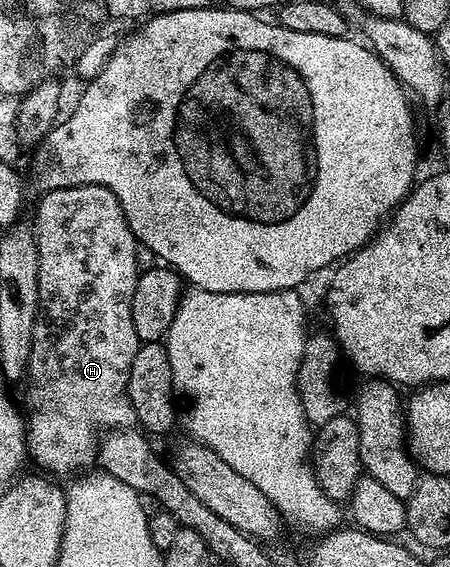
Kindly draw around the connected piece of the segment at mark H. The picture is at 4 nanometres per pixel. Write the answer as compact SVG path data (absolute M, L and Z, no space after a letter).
M85 184L79 188L46 190L41 195L42 201L38 204L38 213L32 217L34 237L38 247L38 281L40 282L38 293L40 294L40 302L38 303L36 322L32 330L32 354L30 355L28 380L29 383L34 383L34 389L30 392L30 413L27 411L24 416L26 450L29 459L31 461L35 460L43 468L39 468L43 473L53 474L55 477L66 476L65 478L70 478L75 474L85 473L95 467L100 433L103 430L130 430L138 424L136 410L133 409L132 400L129 397L129 371L140 345L136 334L136 326L132 322L132 294L136 294L136 282L140 275L137 266L137 250L140 245L138 239L132 234L132 230L128 226L128 218L124 218L124 210L120 206L116 194L112 194L112 190L108 190L104 186Z

